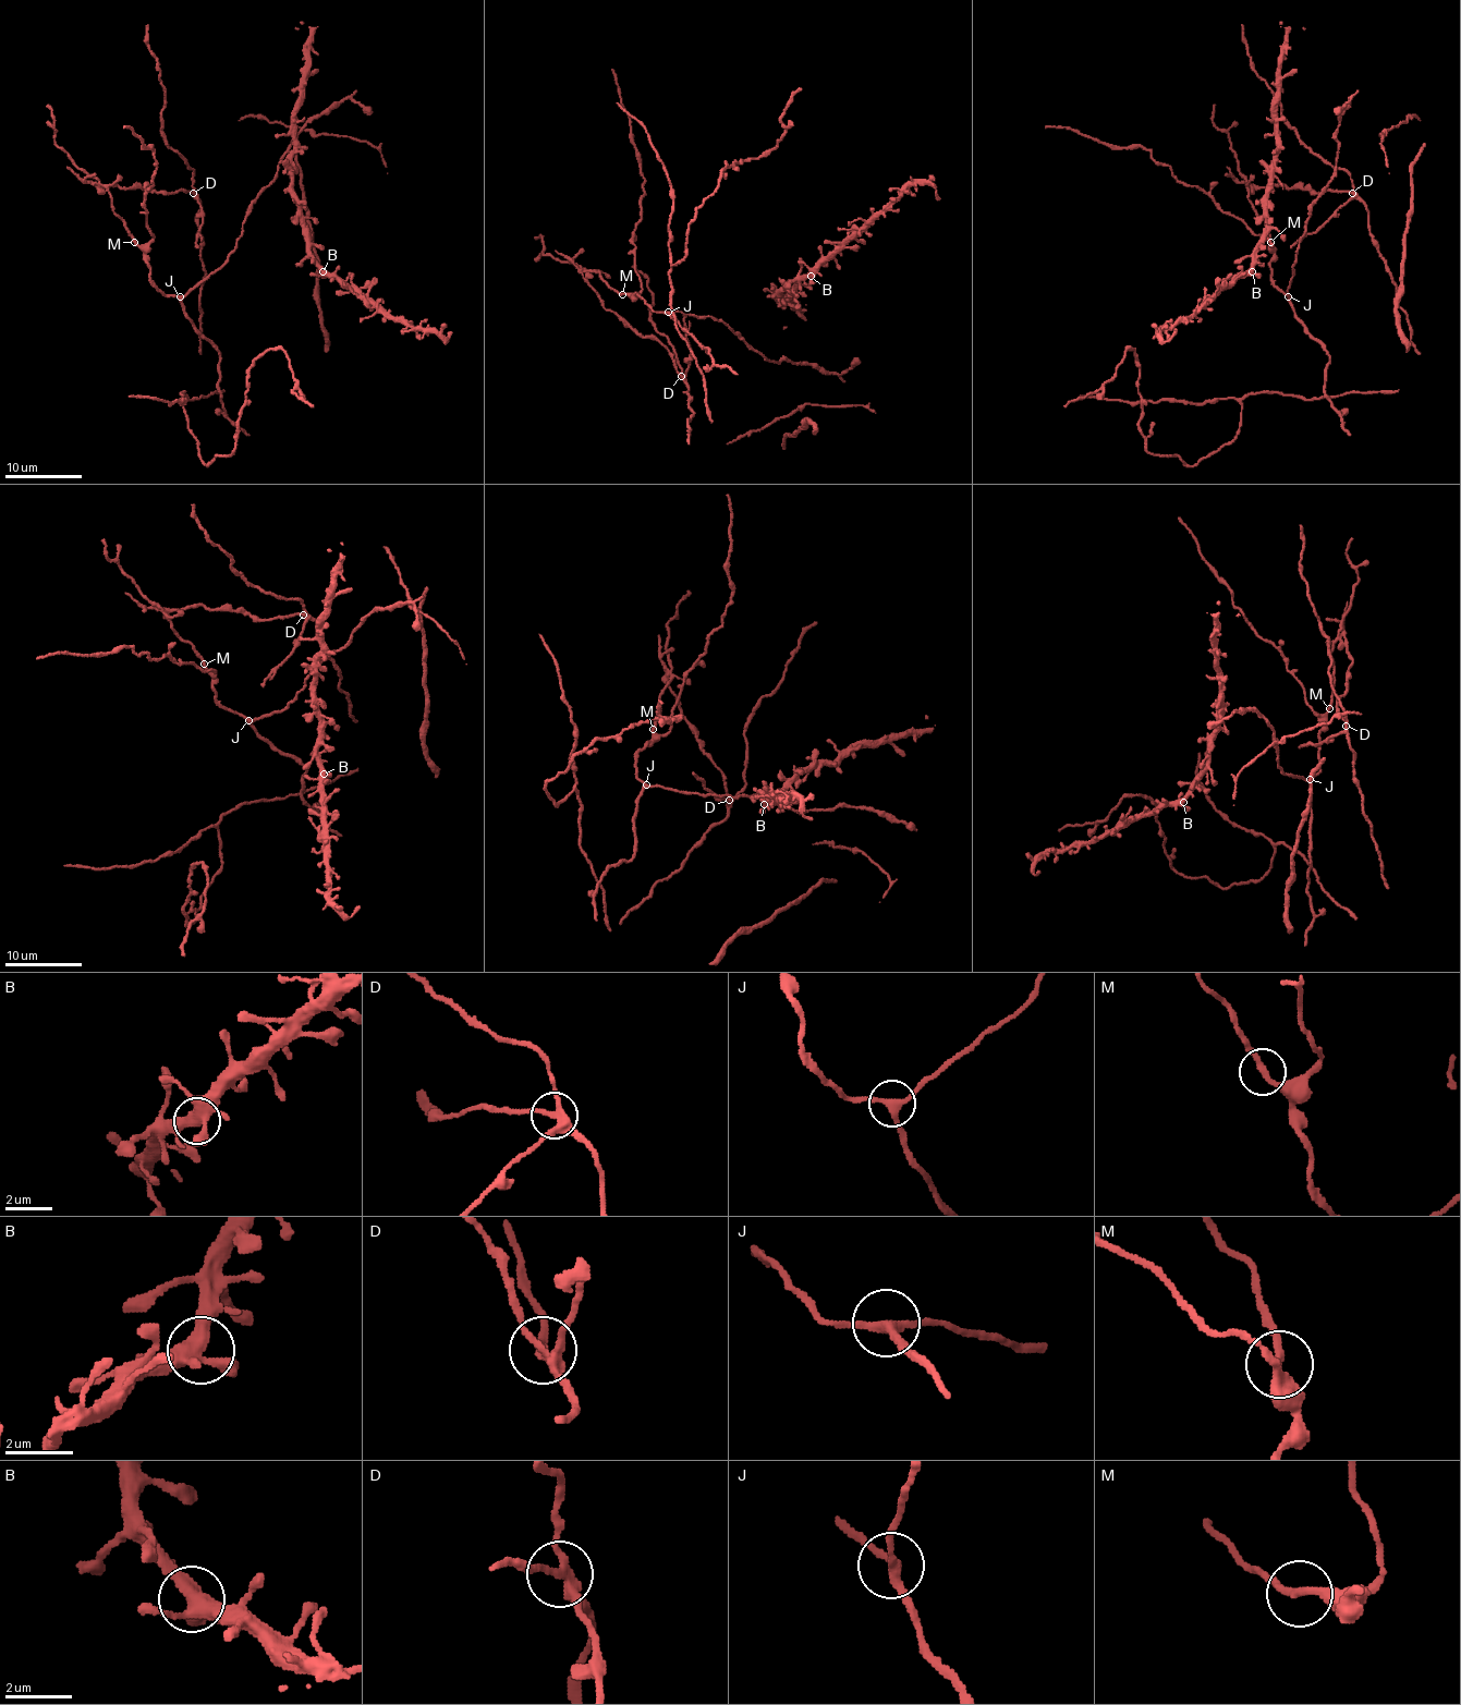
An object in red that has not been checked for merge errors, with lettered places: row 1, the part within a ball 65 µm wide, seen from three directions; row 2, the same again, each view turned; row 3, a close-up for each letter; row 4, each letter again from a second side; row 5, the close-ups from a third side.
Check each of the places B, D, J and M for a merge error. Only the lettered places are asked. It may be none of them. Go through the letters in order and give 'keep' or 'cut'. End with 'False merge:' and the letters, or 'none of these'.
B: keep
D: cut
J: keep
M: keep
False merge: D

